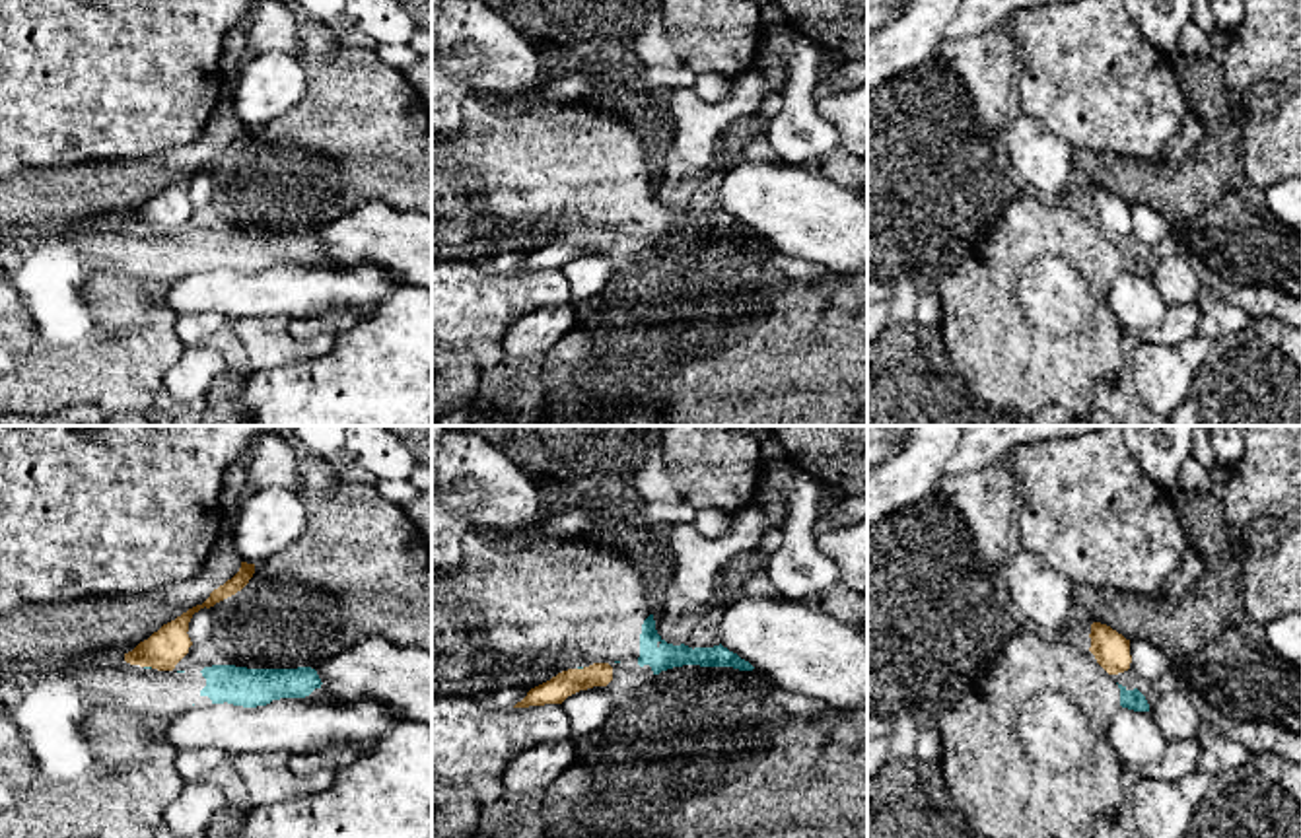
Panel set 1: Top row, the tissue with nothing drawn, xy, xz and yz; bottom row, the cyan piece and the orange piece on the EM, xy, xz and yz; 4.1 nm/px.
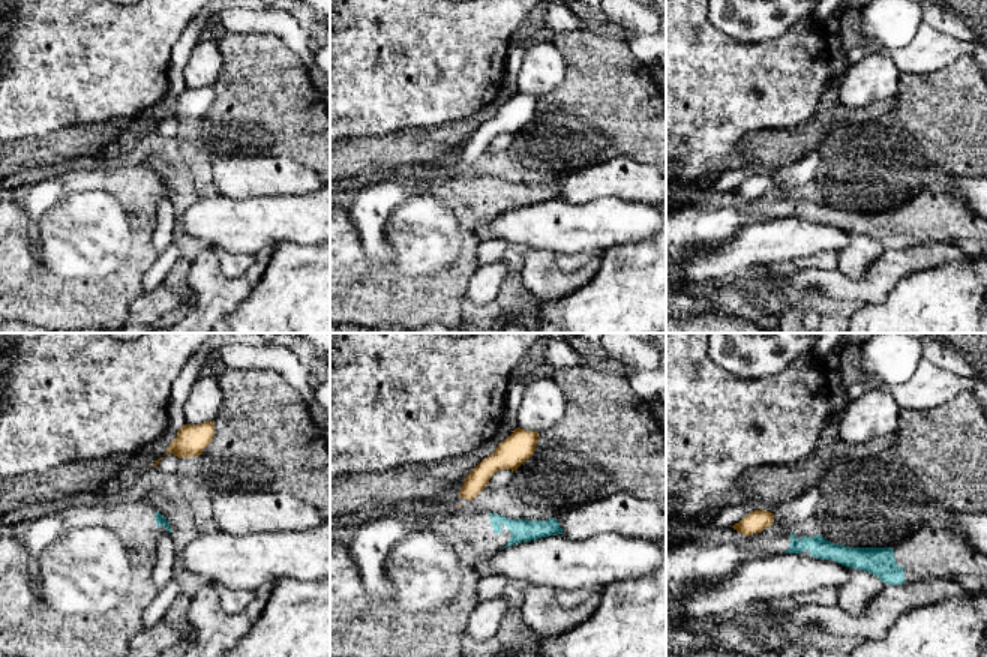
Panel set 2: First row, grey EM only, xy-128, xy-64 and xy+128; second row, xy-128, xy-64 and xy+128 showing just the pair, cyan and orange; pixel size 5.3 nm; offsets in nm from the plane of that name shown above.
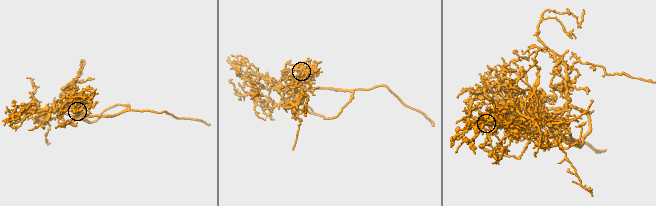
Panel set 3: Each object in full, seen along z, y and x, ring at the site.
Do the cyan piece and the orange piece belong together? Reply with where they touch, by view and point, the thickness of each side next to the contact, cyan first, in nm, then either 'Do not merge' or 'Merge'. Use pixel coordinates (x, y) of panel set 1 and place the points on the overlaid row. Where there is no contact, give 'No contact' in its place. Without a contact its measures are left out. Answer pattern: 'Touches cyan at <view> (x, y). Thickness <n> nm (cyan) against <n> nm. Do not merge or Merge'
Touches cyan at xy (148, 667). Thickness 20 nm (cyan) against 160 nm. Do not merge

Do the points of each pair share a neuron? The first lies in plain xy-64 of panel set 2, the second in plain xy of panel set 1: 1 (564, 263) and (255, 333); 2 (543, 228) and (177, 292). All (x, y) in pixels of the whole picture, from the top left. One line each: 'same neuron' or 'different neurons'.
1: different neurons
2: same neuron

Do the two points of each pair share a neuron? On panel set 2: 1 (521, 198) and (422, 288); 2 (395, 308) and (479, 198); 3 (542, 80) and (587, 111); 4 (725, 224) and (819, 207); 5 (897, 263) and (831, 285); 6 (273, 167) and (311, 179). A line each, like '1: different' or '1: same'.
1: same
2: same
3: different
4: same
5: same
6: same

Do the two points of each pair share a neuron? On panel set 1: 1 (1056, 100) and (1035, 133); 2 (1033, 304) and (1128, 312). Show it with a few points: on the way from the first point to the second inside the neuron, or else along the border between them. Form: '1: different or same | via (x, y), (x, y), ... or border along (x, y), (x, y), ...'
1: different | border along (1021, 111), (1039, 117), (1074, 146)
2: different | border along (1115, 275), (1107, 290), (1107, 308), (1123, 329)

